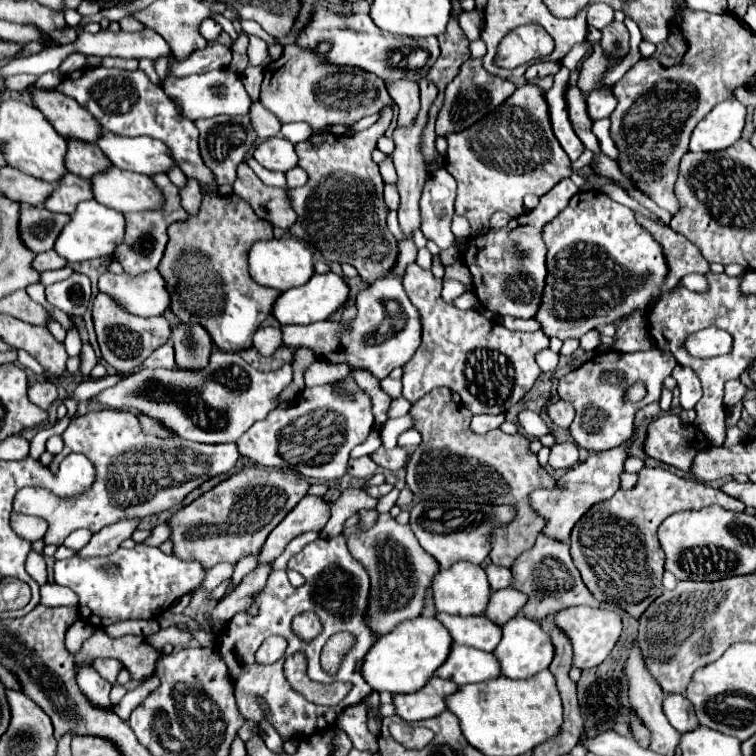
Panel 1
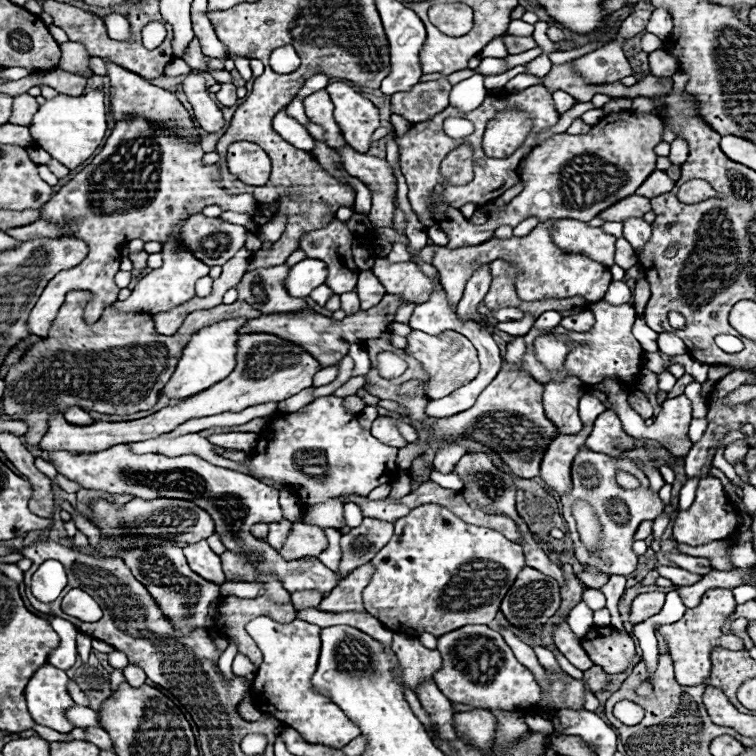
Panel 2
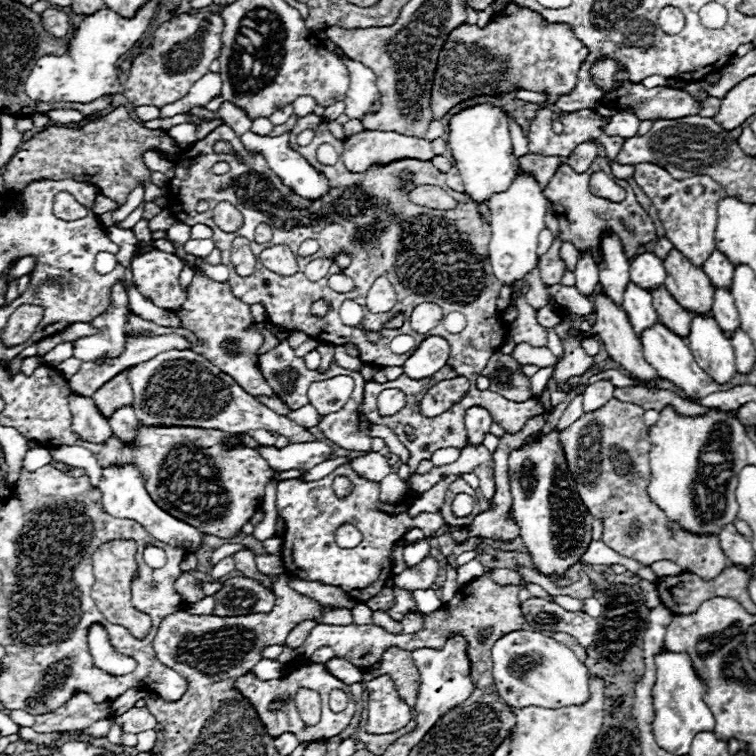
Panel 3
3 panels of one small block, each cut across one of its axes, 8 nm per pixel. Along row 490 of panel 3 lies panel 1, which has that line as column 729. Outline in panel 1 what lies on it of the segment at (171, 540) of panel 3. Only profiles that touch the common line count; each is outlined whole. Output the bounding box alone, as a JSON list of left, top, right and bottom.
[690,100,746,152]

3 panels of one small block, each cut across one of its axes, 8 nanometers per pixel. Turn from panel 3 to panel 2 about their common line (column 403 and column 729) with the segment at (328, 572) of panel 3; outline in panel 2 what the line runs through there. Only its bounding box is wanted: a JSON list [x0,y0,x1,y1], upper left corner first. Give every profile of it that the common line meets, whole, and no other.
[673,476,738,546]

